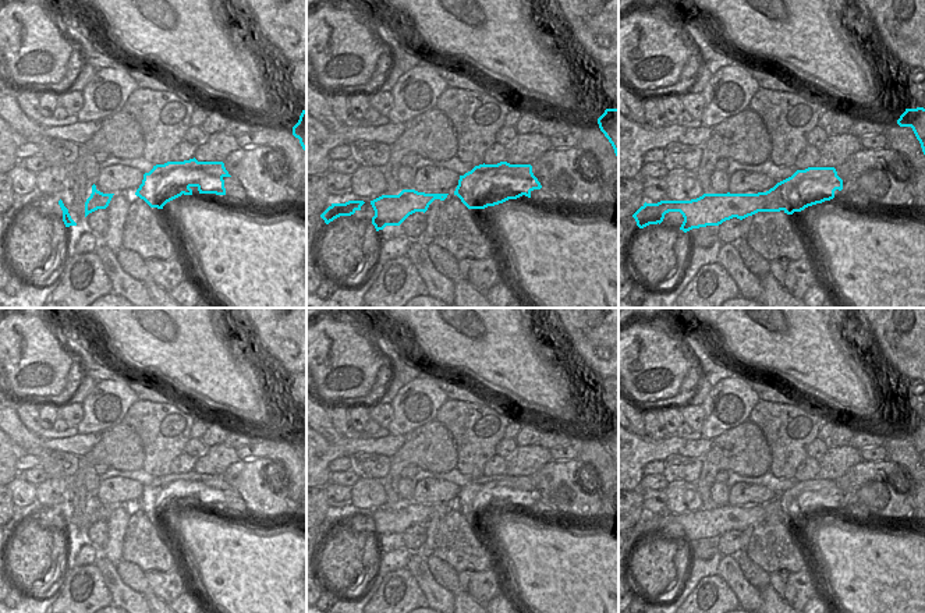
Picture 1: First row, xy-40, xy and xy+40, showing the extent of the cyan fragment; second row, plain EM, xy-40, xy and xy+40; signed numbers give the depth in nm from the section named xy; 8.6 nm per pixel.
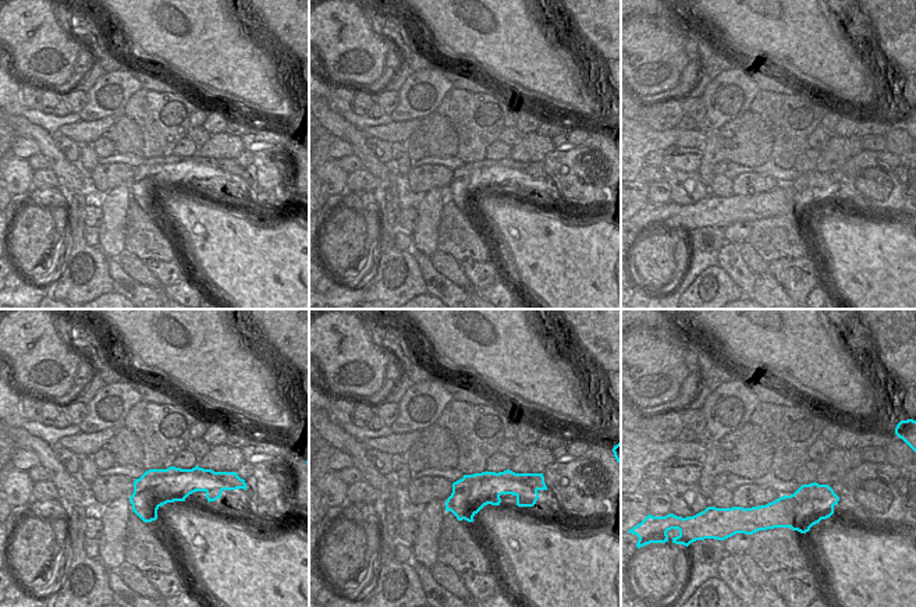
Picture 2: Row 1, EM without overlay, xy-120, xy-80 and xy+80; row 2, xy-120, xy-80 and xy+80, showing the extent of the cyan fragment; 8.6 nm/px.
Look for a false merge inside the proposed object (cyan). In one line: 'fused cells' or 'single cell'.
fused cells

